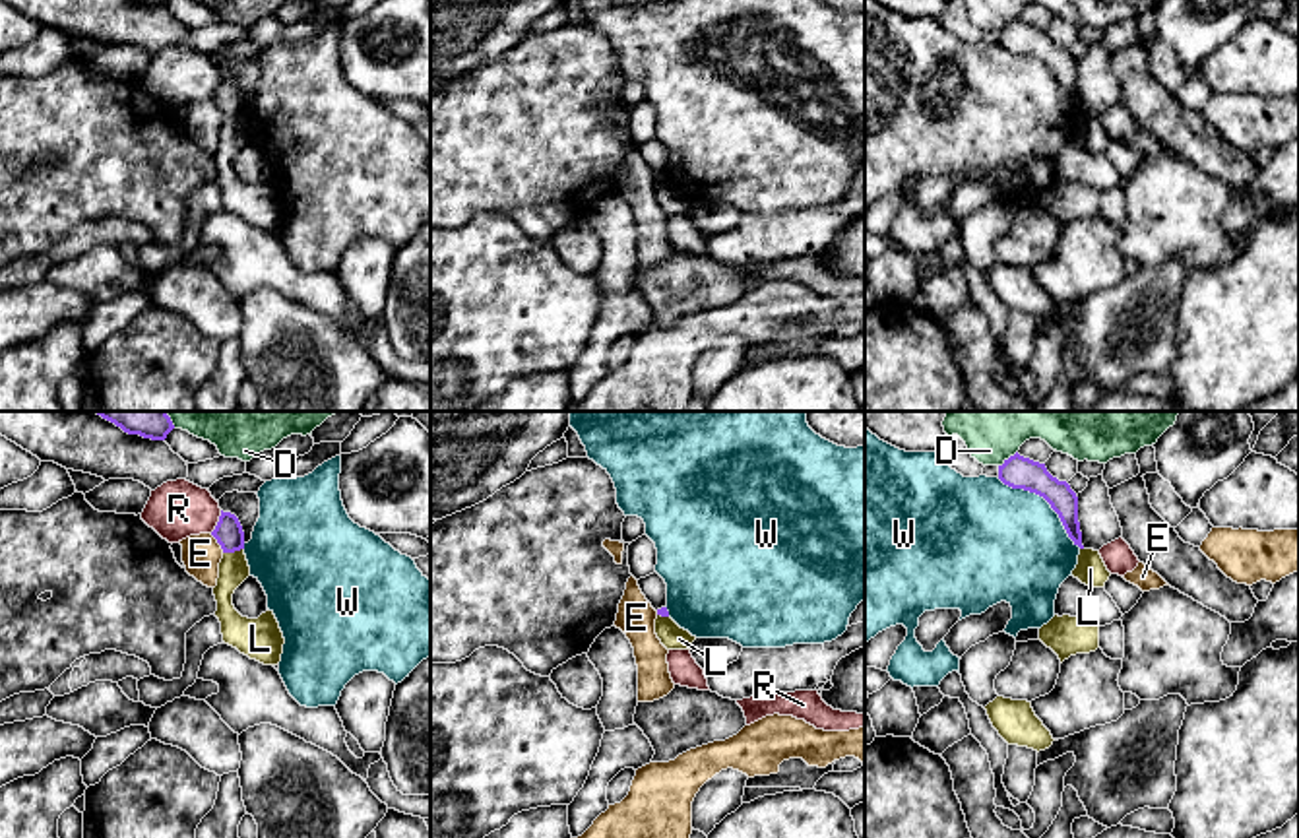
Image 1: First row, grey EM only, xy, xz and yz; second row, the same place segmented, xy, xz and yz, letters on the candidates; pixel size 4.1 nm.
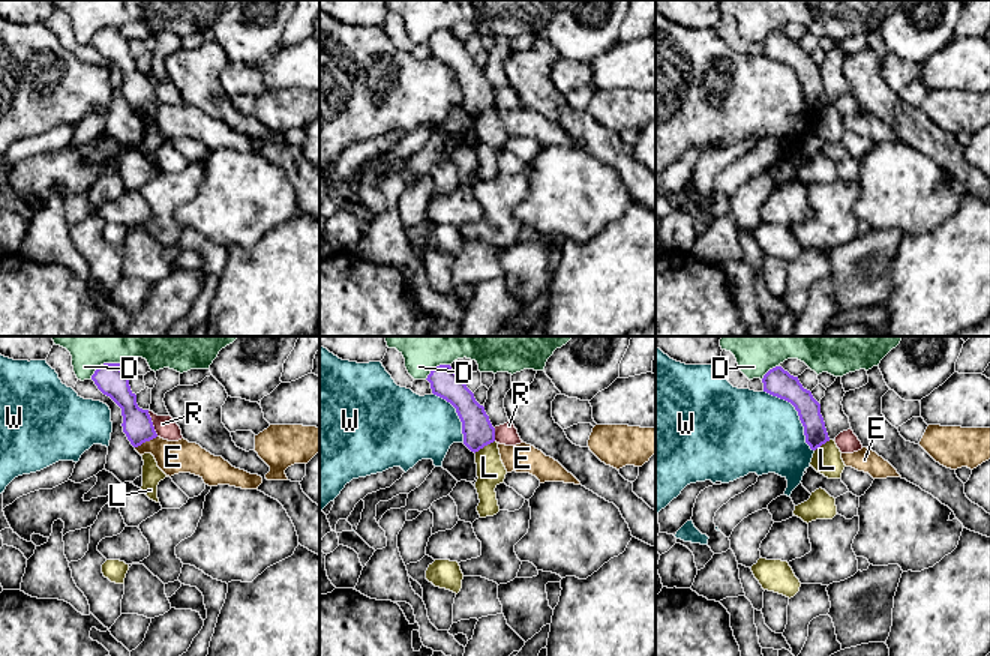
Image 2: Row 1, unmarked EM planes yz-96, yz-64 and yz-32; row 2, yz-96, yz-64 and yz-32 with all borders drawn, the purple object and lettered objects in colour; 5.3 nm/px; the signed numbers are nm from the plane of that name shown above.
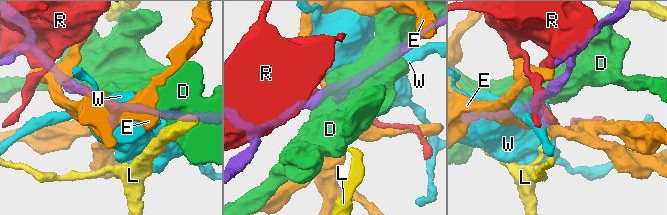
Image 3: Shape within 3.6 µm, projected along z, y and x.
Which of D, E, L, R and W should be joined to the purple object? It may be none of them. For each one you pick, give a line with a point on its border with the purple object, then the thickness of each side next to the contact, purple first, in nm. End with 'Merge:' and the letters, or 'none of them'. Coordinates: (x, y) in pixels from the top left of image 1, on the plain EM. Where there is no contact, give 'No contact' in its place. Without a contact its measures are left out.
Merge: none of them

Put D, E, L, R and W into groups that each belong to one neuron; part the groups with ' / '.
D / E / L / R / W

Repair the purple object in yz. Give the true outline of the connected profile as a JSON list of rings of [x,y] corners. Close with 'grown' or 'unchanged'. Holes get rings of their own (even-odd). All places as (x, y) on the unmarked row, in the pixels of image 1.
[[[1018,17],[998,31],[998,45],[1012,52],[1043,62],[1059,80],[1068,103],[1084,114],[1078,87],[1078,62],[1066,47],[1053,43],[1045,29],[1020,21]]]; unchanged

